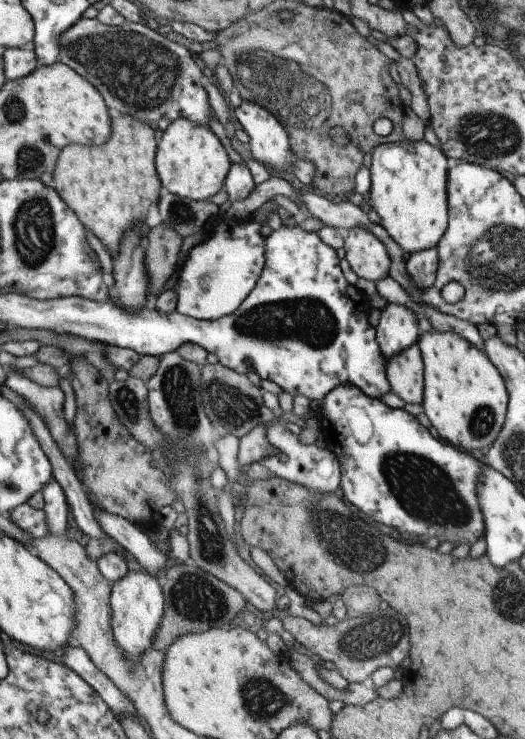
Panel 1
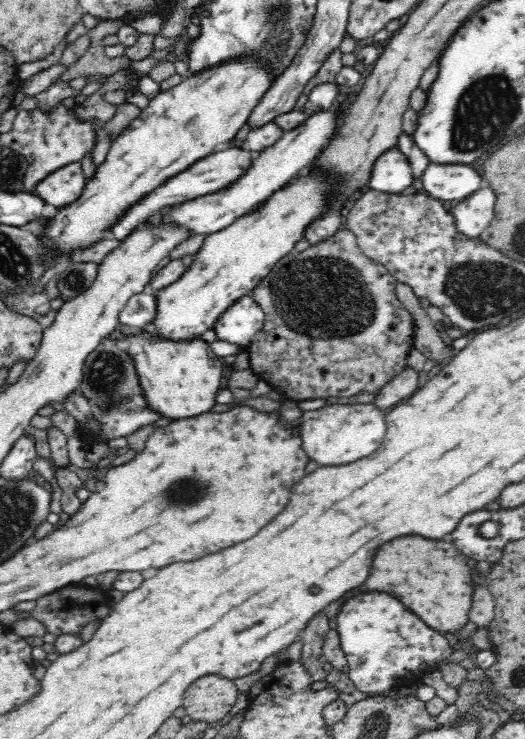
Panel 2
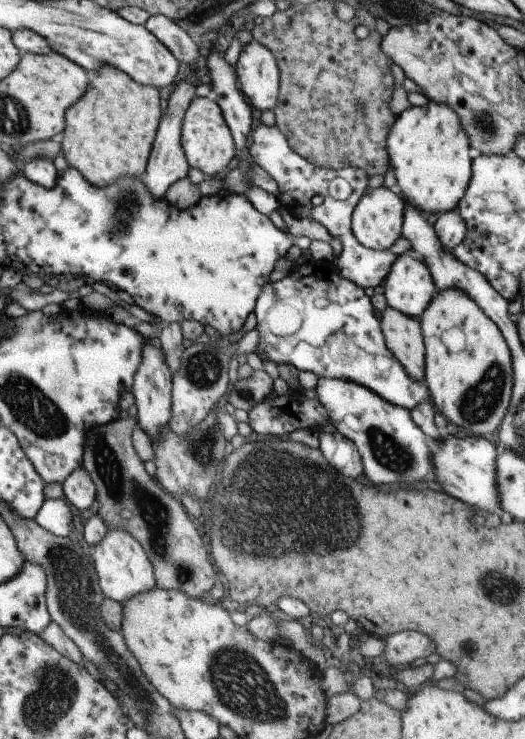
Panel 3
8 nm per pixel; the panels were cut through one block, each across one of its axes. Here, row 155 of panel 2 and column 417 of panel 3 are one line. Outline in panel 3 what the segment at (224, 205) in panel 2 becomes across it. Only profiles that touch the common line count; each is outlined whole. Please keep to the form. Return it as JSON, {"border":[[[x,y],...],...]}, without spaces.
{"border":[[[413,249],[398,255],[383,284],[387,306],[416,319],[438,294],[429,268]]]}

